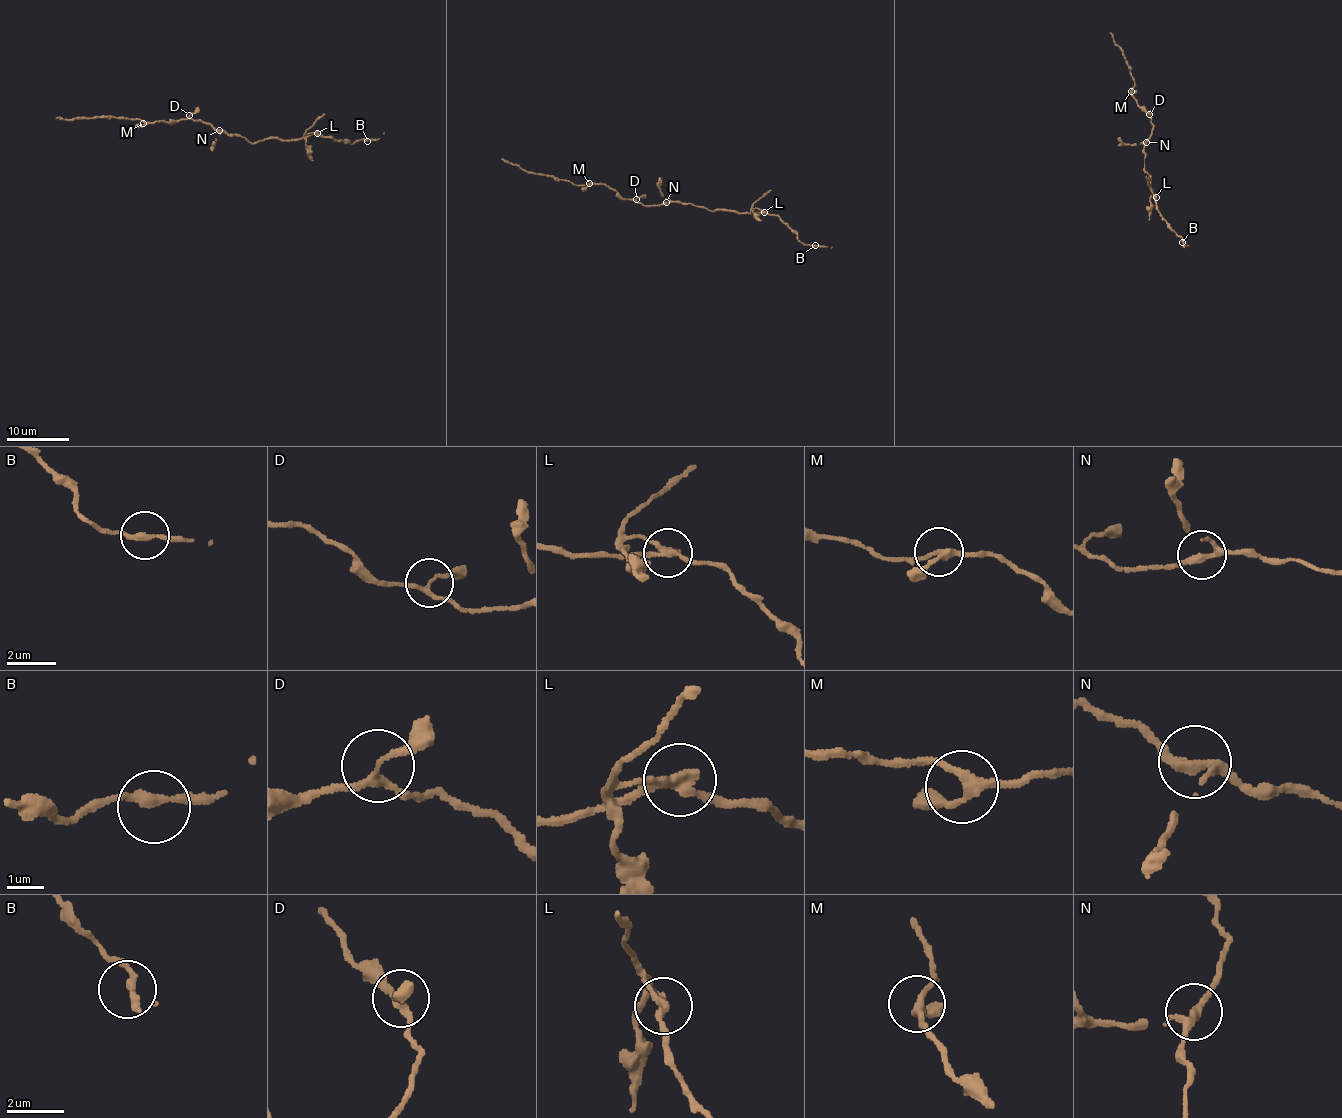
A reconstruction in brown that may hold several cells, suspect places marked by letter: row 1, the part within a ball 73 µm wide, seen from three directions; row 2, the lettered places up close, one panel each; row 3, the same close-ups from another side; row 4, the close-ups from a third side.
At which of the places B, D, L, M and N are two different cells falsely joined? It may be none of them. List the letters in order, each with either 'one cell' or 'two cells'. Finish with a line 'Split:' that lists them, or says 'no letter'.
B: one cell
D: one cell
L: two cells
M: one cell
N: one cell
Split: L

